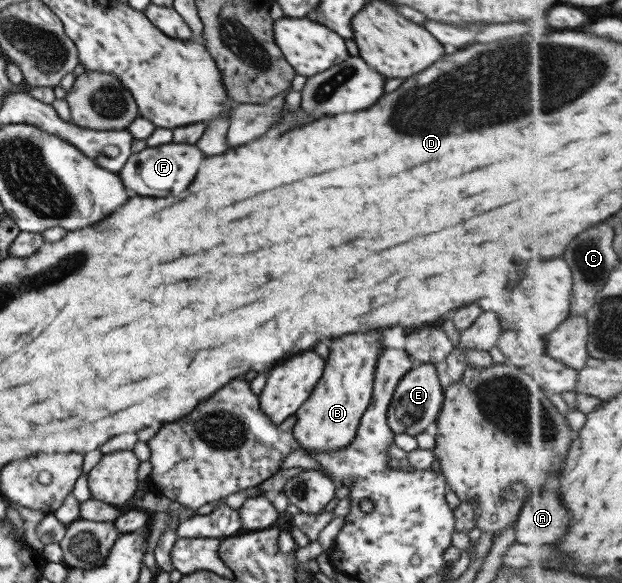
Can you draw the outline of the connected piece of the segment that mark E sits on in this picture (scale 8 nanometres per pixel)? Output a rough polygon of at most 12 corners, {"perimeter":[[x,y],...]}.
{"perimeter":[[433,363],[403,375],[387,411],[394,434],[436,422],[444,395]]}

